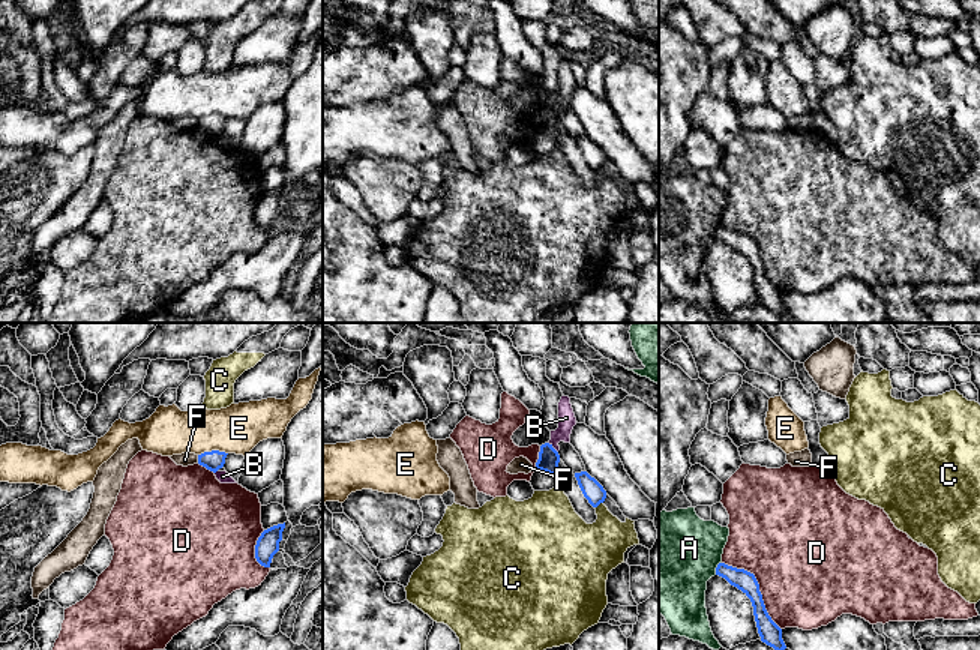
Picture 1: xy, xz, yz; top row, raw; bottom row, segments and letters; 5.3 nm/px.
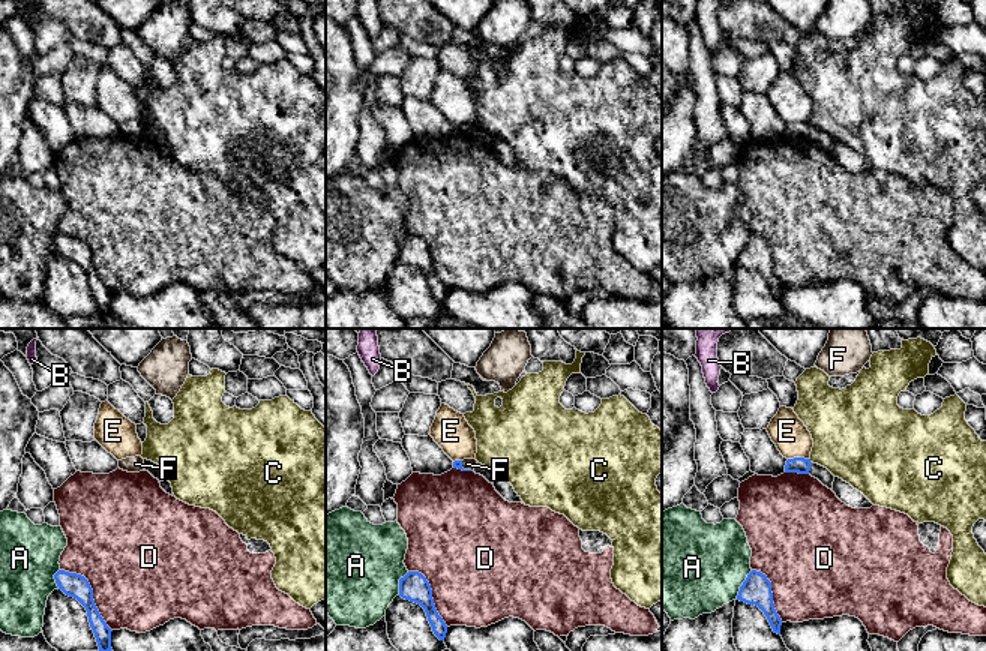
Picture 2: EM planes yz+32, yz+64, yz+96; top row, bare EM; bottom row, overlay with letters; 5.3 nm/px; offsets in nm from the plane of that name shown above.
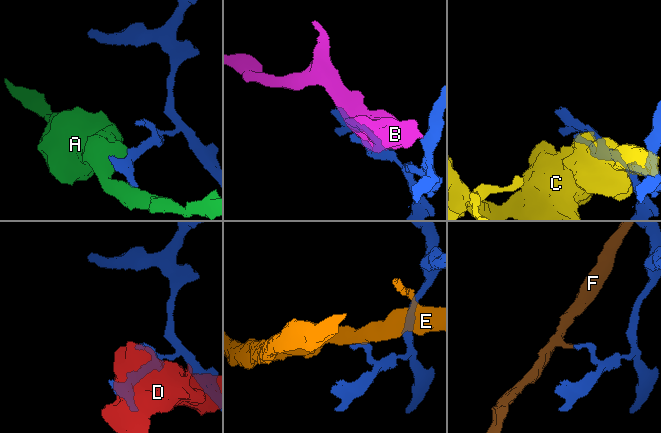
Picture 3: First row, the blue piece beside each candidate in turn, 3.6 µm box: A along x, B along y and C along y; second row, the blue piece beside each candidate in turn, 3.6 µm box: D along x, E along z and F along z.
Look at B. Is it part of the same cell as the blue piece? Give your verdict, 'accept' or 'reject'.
reject

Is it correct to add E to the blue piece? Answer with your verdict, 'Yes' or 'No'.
No

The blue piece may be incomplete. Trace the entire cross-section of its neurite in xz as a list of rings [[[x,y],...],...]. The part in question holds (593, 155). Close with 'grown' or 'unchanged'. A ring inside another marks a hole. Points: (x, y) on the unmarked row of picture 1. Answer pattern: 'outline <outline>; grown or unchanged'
outline [[[587,135],[575,137],[578,149],[593,171],[597,171],[606,162],[606,155],[603,150],[591,141]]]; unchanged

